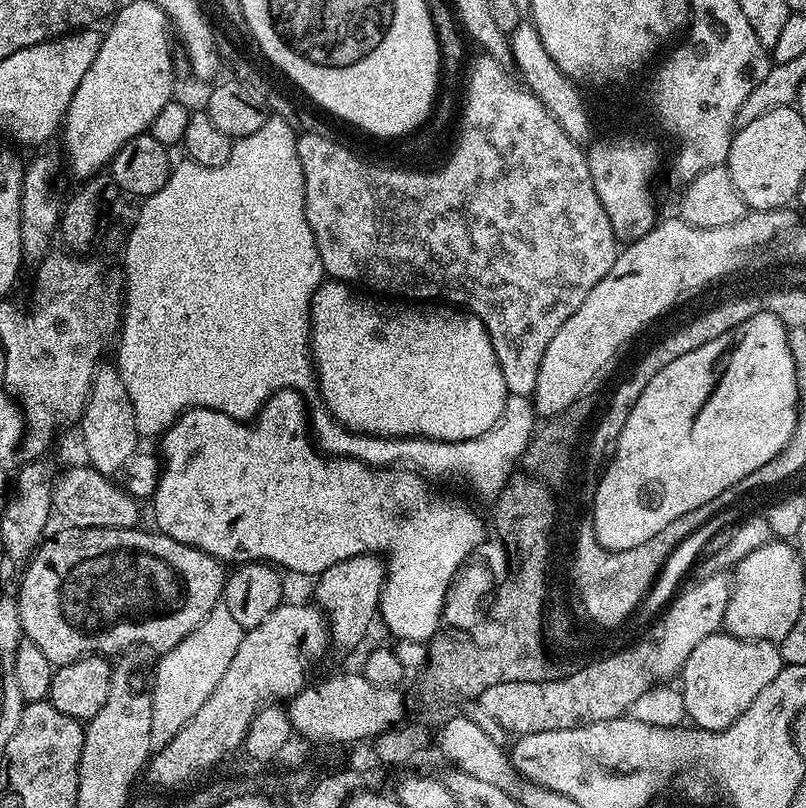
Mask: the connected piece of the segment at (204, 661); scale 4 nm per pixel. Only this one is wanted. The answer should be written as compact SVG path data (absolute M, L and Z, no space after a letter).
M218 606L210 610L206 619L186 638L182 638L174 650L163 653L157 659L160 661L156 664L156 677L150 687L150 738L153 749L165 748L170 738L174 738L174 734L178 734L178 730L182 730L194 714L198 714L198 709L206 706L206 698L214 694L214 686L218 686L222 674L226 674L230 658L234 658L245 631L245 628L238 626L228 608Z

